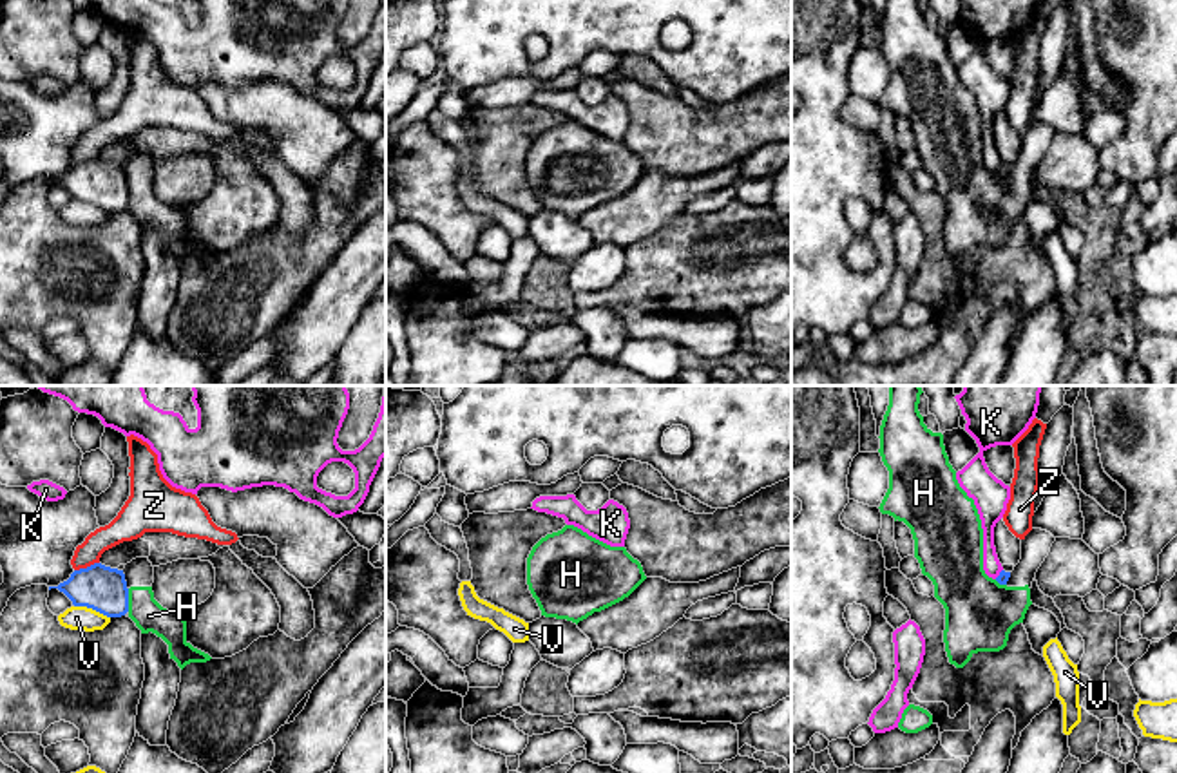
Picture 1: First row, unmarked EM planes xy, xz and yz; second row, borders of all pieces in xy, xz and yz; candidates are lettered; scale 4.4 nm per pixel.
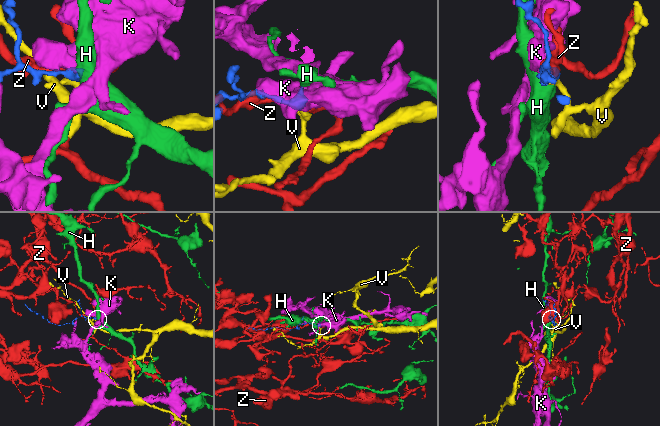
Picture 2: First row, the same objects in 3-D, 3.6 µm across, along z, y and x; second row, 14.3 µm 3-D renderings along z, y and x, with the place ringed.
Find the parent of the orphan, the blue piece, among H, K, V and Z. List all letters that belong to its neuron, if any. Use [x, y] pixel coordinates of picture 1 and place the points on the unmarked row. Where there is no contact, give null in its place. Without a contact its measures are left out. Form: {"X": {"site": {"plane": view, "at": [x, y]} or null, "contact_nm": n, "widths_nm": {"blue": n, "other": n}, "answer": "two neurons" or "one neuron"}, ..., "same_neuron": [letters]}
{"H": {"site": {"plane": "xy", "at": [127, 194]}, "contact_nm": 100, "widths_nm": {"blue": 200, "other": 140}, "answer": "two neurons"}, "K": {"site": {"plane": "yz", "at": [1000, 169]}, "contact_nm": 60, "widths_nm": {"blue": 50, "other": 80}, "answer": "two neurons"}, "V": {"site": {"plane": "xy", "at": [93, 203]}, "contact_nm": 170, "widths_nm": {"blue": 200, "other": 110}, "answer": "two neurons"}, "Z": {"site": {"plane": "xy", "at": [87, 162]}, "contact_nm": 120, "widths_nm": {"blue": 200, "other": 130}, "answer": "two neurons"}, "same_neuron": []}

